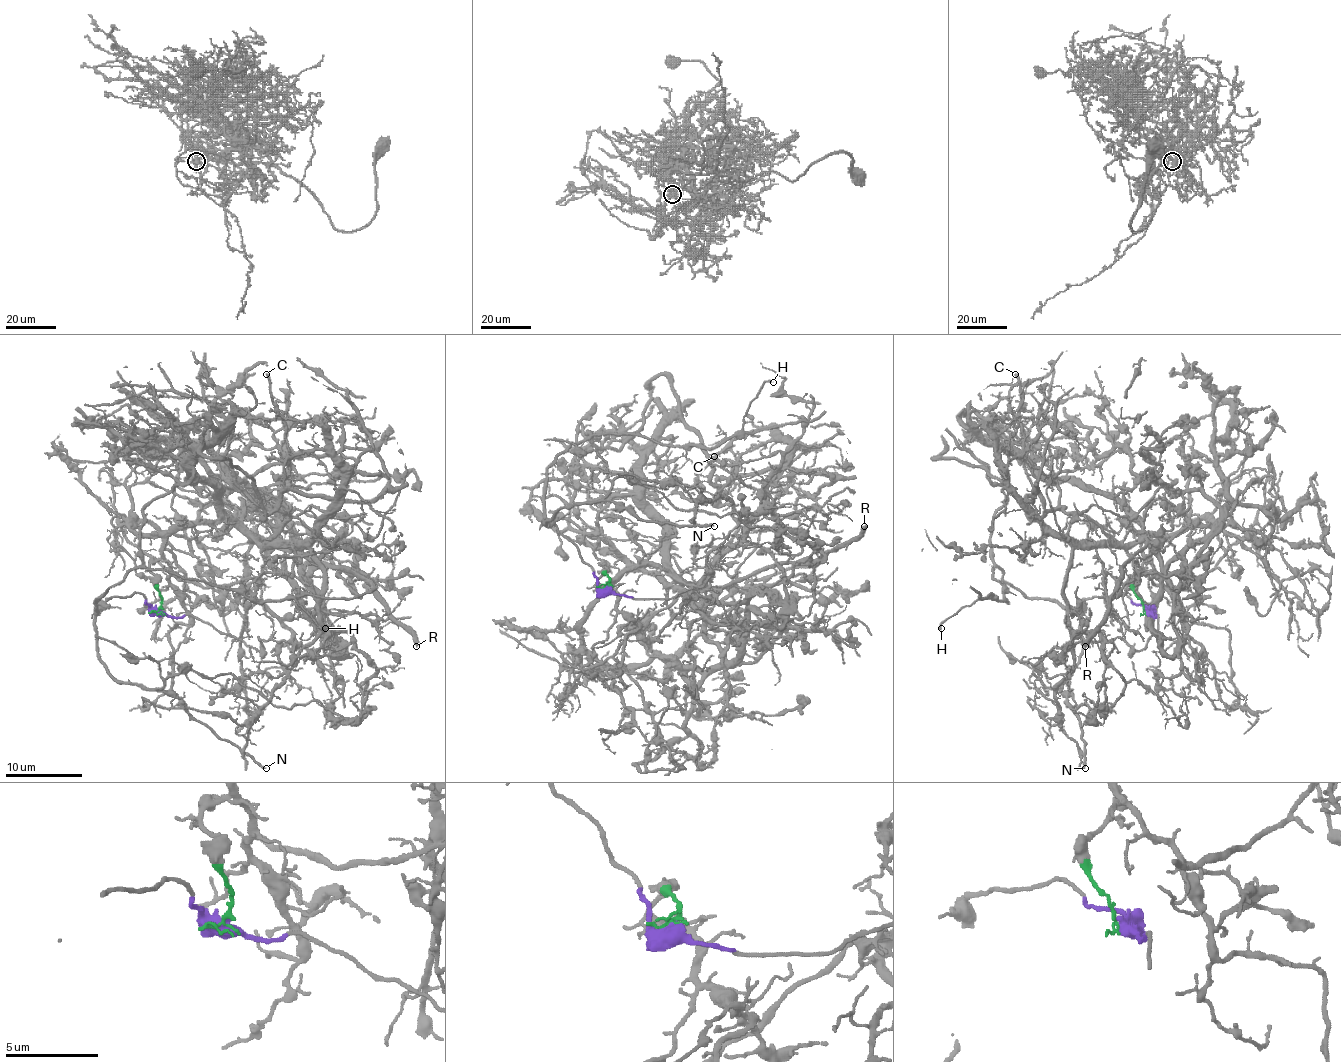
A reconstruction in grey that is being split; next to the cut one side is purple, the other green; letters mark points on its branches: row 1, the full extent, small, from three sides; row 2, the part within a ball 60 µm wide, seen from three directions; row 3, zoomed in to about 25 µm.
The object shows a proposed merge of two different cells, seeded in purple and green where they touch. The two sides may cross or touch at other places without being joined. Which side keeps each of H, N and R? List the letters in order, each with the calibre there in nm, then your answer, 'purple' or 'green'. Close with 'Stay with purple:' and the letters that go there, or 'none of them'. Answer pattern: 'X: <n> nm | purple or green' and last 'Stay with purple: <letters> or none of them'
H: 200 nm | purple
N: 200 nm | purple
R: 440 nm | green
Stay with purple: H, N

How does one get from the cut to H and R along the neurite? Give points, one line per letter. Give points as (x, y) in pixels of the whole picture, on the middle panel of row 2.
H: (607, 585), (598, 587), (578, 549), (544, 519), (546, 469), (594, 435), (716, 448), (773, 381)
R: (605, 585), (603, 574), (607, 585), (659, 564), (724, 587), (815, 562), (865, 526)

